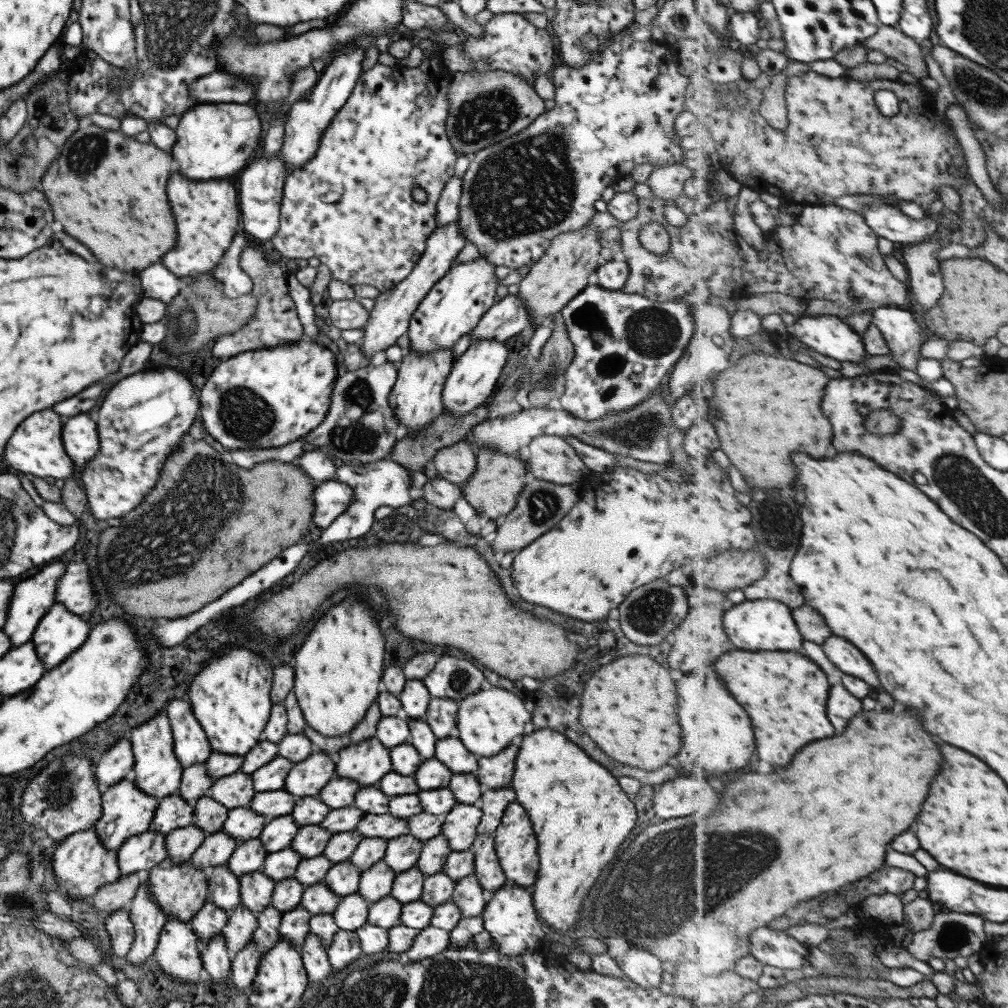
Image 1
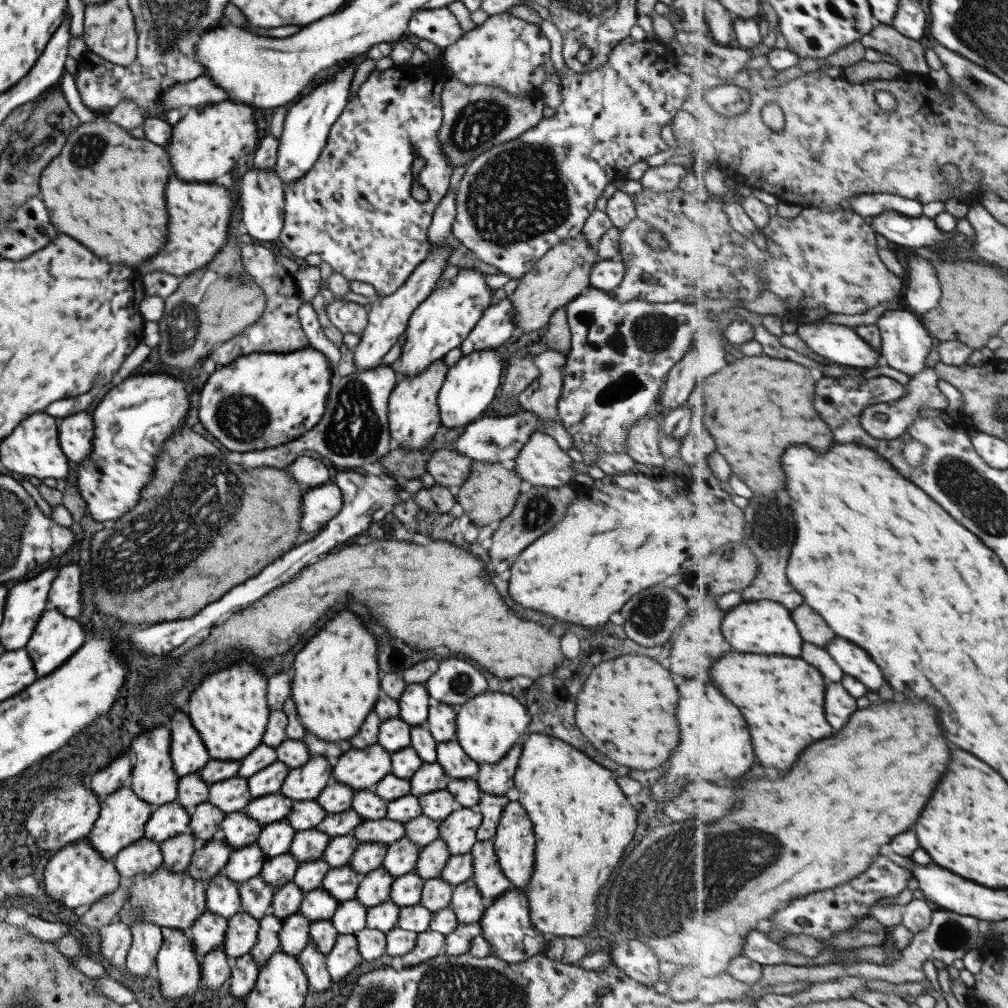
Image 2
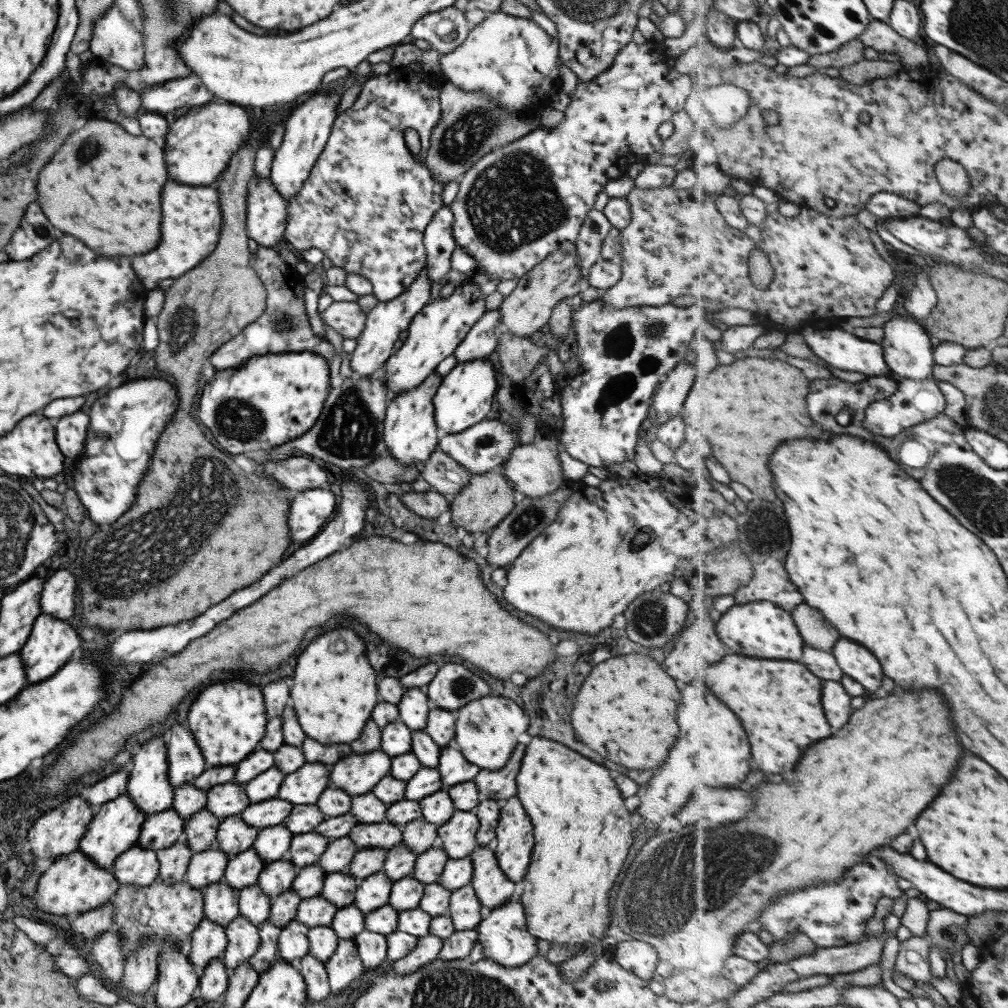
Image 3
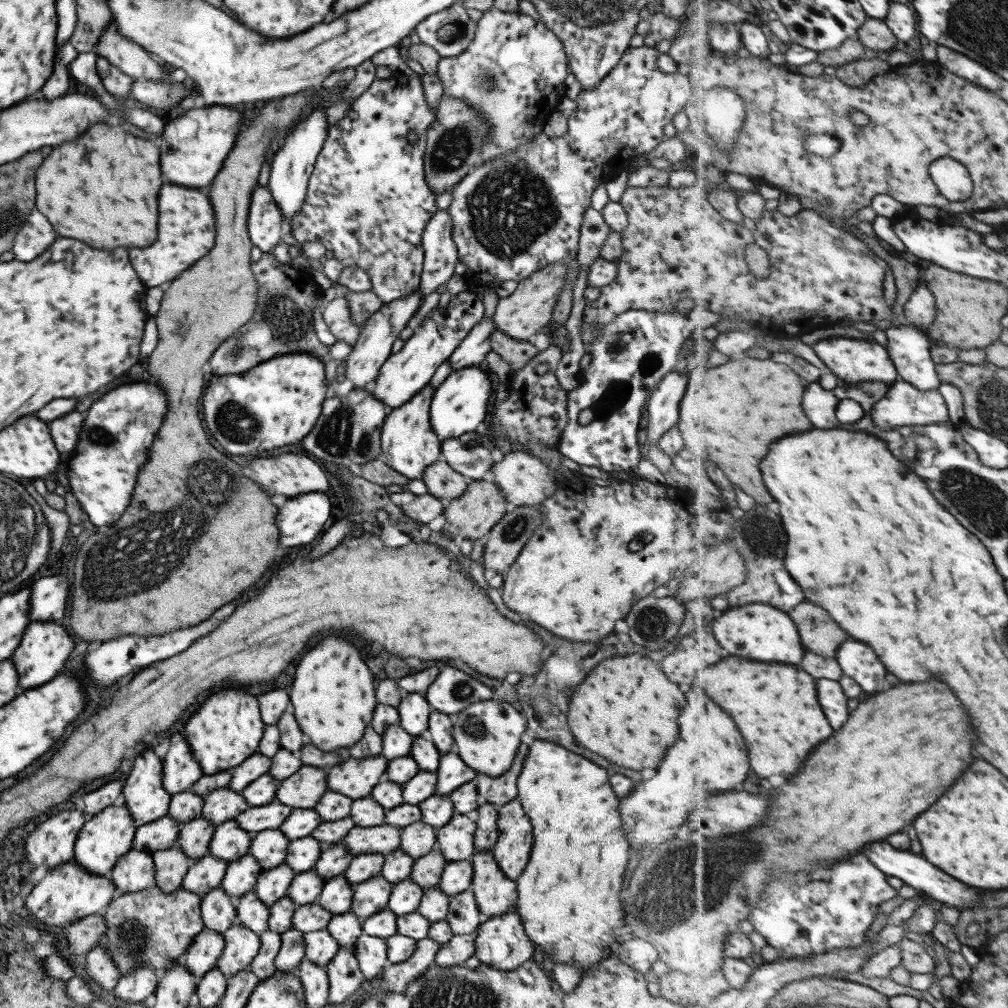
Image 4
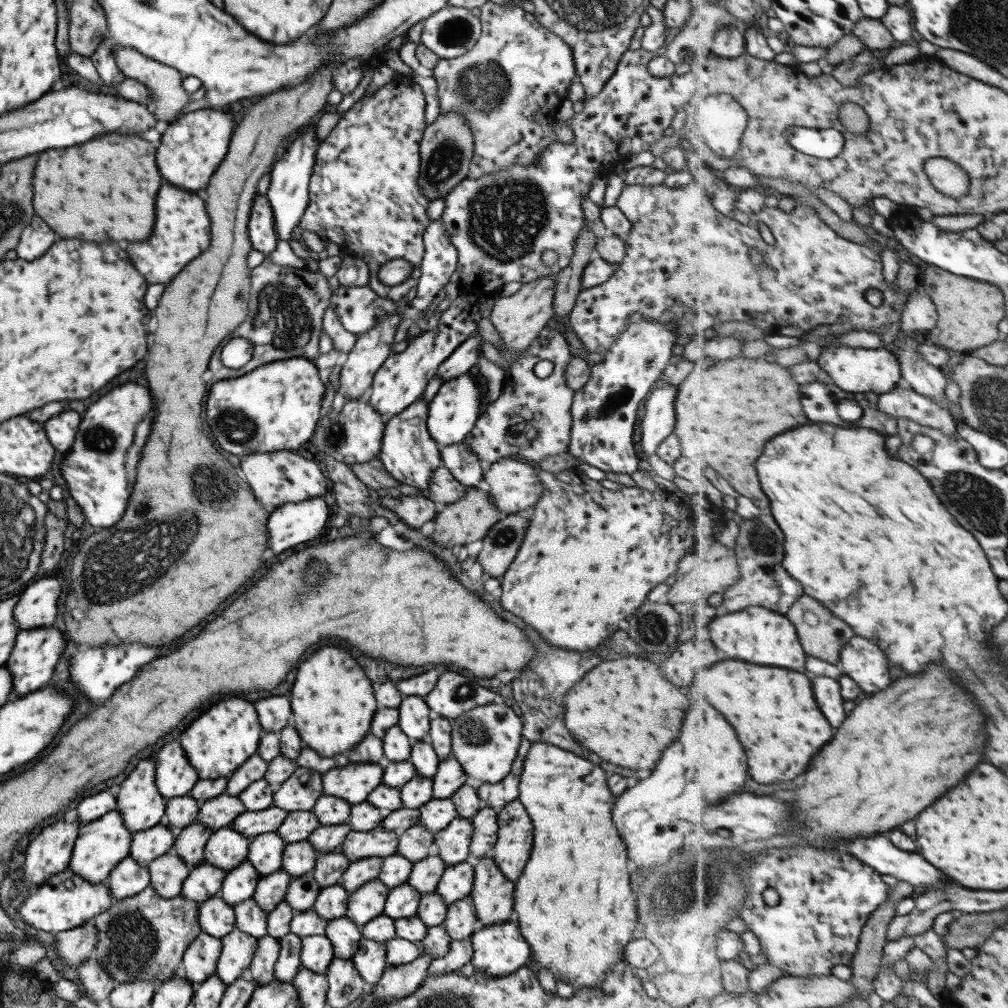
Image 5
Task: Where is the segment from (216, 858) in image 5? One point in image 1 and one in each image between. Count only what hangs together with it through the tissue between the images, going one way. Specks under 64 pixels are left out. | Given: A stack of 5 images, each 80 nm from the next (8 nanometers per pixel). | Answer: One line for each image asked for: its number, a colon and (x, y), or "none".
1: (242, 824)
2: (236, 830)
3: (233, 836)
4: (228, 842)

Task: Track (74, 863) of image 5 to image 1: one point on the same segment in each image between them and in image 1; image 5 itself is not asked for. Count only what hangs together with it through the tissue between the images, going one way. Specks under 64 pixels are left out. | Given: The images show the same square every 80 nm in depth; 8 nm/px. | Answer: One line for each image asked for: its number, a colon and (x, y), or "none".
1: (125, 811)
2: (121, 820)
3: (114, 828)
4: (104, 838)

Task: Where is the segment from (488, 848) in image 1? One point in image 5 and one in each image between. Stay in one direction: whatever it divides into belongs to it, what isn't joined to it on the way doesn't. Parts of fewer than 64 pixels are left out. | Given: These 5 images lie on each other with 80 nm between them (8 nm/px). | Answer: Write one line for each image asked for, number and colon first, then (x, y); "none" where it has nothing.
2: (490, 881)
3: (491, 887)
4: (494, 893)
5: (492, 895)

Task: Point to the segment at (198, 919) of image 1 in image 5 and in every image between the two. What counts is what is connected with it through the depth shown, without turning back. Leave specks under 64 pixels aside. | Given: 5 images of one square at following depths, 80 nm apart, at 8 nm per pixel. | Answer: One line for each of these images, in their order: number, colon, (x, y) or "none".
2: (207, 933)
3: (208, 940)
4: (205, 948)
5: (199, 960)

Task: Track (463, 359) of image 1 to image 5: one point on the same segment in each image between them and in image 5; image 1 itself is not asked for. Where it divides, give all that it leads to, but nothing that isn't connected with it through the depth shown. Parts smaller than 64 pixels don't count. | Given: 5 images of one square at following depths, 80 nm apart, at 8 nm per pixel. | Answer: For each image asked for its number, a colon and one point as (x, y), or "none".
2: (470, 385)
3: (463, 397)
4: (458, 405)
5: (451, 413)

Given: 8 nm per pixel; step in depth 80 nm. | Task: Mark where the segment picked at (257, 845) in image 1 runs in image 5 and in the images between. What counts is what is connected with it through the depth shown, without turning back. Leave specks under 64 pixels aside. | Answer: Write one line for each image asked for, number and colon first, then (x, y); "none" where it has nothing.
2: (245, 863)
3: (242, 870)
4: (239, 877)
5: (238, 883)

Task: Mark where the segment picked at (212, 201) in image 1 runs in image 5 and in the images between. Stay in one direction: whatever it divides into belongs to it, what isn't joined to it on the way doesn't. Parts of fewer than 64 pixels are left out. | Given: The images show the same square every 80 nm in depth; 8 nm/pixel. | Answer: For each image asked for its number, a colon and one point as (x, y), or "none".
2: (199, 214)
3: (190, 215)
4: (185, 228)
5: (181, 232)

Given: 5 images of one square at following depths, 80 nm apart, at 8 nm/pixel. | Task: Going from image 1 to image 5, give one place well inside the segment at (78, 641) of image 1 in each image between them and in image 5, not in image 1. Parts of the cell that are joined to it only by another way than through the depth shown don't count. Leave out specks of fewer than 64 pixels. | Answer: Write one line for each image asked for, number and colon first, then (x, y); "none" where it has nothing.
2: (55, 638)
3: (51, 642)
4: (44, 646)
5: (35, 652)

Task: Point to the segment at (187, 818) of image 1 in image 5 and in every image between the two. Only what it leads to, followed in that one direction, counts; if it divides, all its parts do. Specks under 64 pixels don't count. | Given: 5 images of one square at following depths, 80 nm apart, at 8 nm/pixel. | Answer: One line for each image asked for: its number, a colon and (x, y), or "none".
2: (166, 820)
3: (158, 831)
4: (161, 834)
5: (146, 845)

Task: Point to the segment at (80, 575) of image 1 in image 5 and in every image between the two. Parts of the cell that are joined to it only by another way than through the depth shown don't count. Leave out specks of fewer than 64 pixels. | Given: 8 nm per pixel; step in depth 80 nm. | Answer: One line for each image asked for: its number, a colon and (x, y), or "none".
2: (65, 594)
3: (58, 597)
4: (48, 595)
5: (37, 606)

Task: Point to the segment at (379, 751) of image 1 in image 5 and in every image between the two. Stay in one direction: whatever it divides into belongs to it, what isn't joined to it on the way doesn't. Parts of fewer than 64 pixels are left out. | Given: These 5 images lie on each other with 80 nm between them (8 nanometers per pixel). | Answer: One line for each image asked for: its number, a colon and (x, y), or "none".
2: (361, 769)
3: (356, 774)
4: (353, 778)
5: (352, 783)

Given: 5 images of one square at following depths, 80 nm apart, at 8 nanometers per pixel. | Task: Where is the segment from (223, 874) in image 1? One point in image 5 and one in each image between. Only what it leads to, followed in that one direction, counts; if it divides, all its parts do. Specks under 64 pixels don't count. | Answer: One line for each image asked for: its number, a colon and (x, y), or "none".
2: (222, 898)
3: (220, 906)
4: (217, 910)
5: (215, 917)

